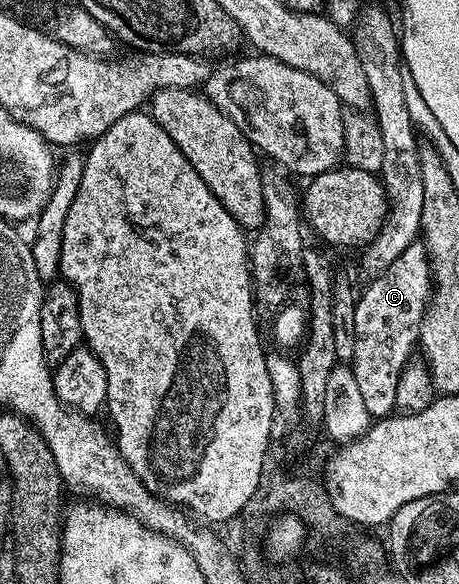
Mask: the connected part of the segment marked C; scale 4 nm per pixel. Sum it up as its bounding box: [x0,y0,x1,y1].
[350,239,432,419]

